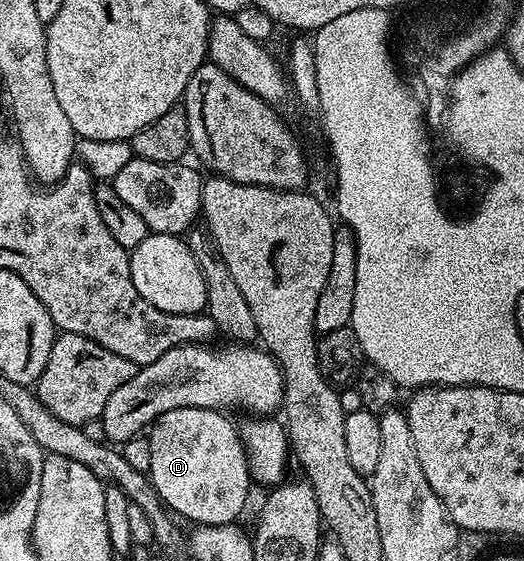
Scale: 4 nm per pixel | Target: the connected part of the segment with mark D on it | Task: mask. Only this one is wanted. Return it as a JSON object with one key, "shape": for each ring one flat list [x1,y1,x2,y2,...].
{"shape":[[177,407,165,411,149,426,148,438,151,443,151,467,148,472,150,484,167,510,199,525,233,525,239,519,250,493,252,478,246,462,246,449,242,446,240,429,229,421,225,412,200,407]]}

